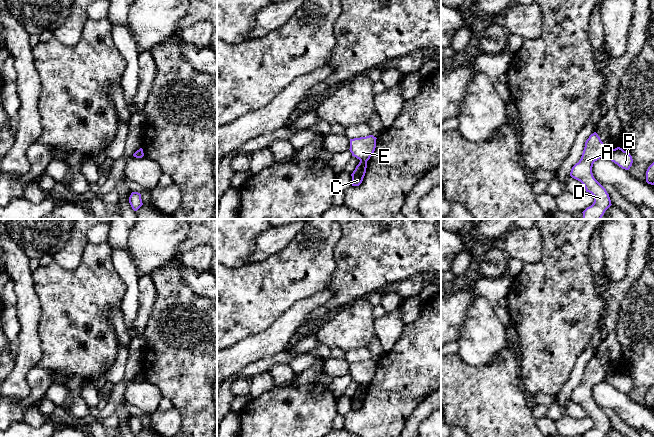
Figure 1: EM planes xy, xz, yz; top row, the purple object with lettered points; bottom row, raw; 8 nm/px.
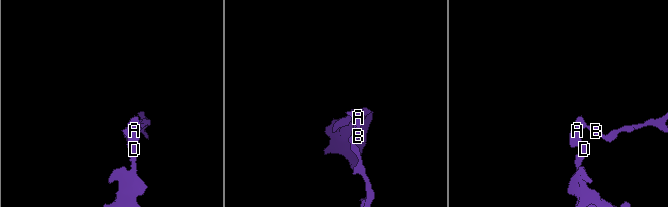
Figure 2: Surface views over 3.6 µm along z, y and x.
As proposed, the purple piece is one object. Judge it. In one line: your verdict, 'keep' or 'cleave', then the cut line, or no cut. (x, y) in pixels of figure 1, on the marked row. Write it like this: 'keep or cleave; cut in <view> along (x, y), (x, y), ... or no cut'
cleave; cut in xz along (360, 160), (366, 162)

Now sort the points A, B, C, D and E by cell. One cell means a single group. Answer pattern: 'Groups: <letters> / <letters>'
Groups: A D E / B C

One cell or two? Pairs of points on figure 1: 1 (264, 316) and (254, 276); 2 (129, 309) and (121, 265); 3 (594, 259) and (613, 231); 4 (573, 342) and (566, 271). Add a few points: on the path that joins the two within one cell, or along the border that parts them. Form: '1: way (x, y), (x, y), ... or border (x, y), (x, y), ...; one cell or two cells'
1: way (254, 306), (254, 286); one cell
2: way (131, 298), (131, 278), (129, 276); one cell
3: border (597, 229), (604, 255), (604, 268); two cells
4: way (566, 324), (566, 289); one cell

